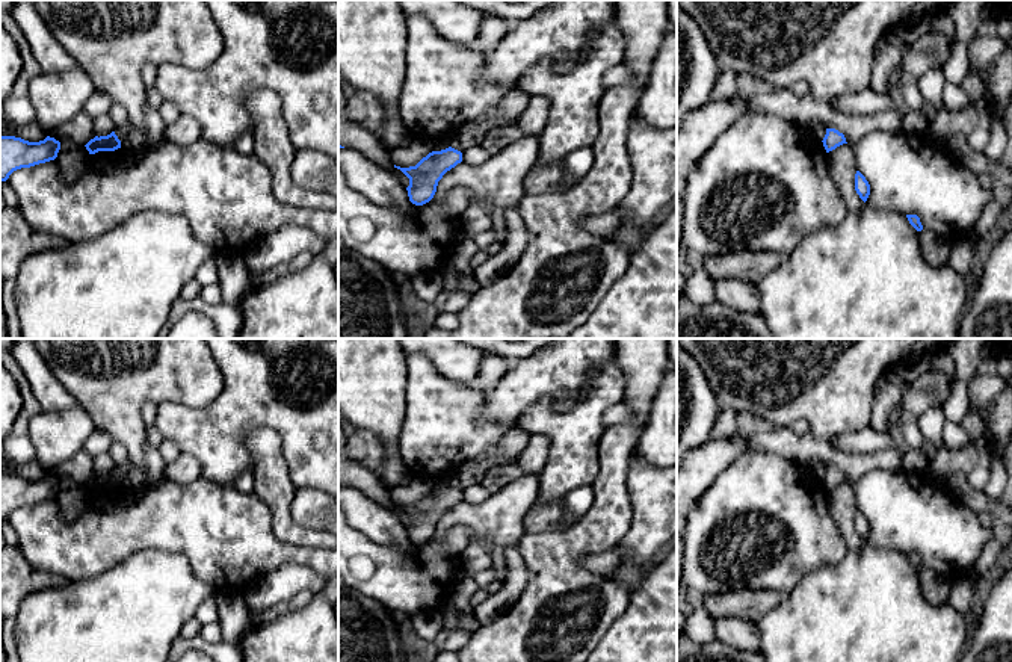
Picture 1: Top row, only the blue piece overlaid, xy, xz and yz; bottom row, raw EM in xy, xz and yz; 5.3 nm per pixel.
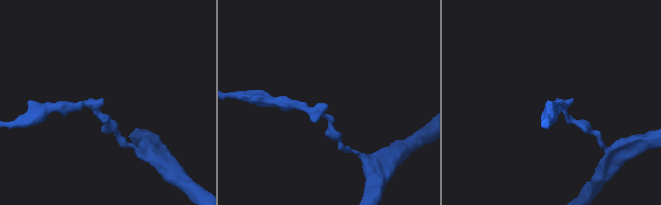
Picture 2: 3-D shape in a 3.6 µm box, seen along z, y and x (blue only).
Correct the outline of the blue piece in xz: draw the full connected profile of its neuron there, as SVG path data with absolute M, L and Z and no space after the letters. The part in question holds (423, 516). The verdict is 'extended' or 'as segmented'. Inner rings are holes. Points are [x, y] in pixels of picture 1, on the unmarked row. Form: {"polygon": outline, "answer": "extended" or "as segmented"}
{"polygon": "M449 485L429 491L415 505L400 506L394 503L394 506L409 517L409 524L406 526L409 540L415 544L423 544L433 537L443 514L461 500L462 491Z", "answer": "as segmented"}

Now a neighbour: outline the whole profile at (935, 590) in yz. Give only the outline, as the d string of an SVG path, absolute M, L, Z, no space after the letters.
M929 568L920 570L920 586L923 597L930 605L944 605L949 600L950 579L941 577L939 574L930 571Z

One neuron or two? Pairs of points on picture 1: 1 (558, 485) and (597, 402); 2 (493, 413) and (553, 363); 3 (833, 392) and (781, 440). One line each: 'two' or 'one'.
1: one
2: one
3: two

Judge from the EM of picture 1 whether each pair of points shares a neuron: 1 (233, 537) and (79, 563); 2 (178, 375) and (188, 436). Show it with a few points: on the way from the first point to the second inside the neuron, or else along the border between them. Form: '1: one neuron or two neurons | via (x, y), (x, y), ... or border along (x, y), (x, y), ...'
1: one neuron | via (195, 534), (117, 534)
2: two neurons | border along (219, 392), (203, 407), (186, 407)

